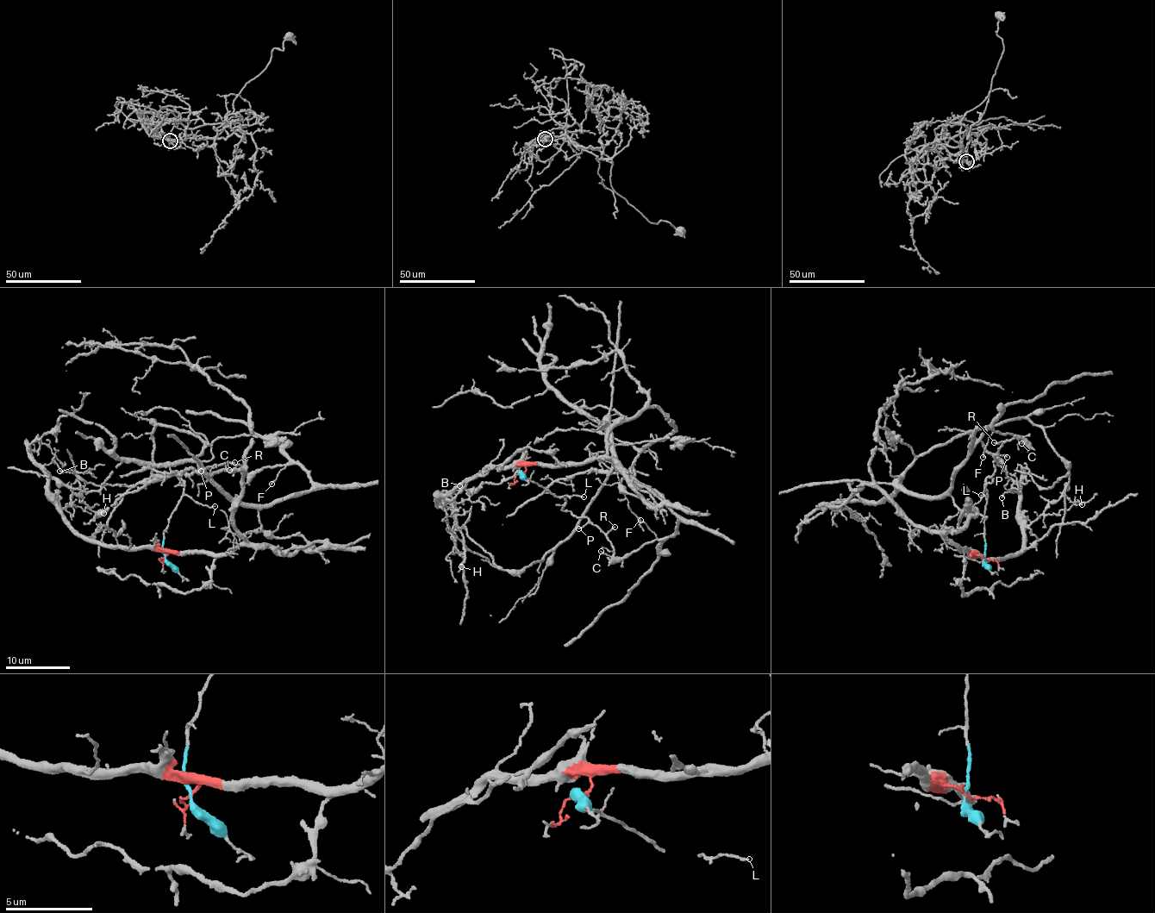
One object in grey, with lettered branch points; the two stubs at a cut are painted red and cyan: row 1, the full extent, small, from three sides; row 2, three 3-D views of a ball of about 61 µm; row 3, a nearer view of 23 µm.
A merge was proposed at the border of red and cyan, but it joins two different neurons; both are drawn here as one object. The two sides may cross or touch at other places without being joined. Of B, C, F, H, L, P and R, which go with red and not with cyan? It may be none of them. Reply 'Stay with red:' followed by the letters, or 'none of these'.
Stay with red: B, H

